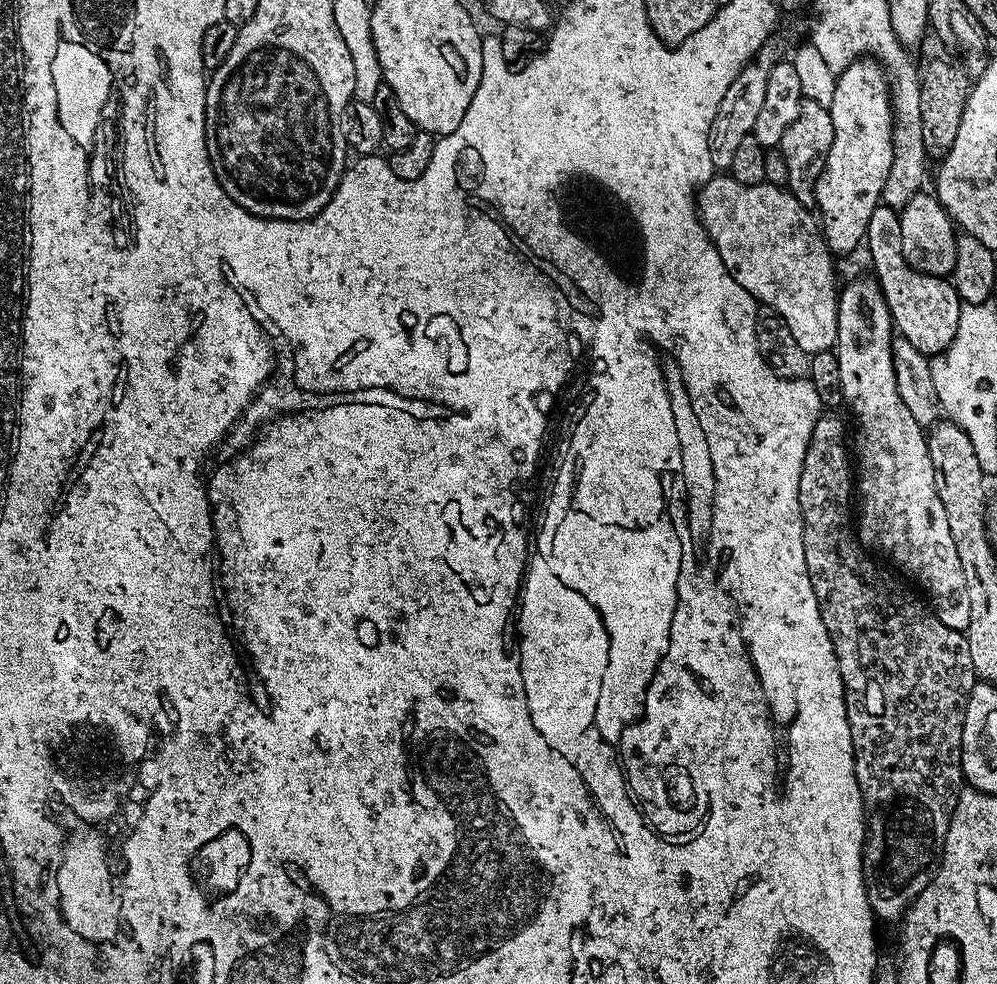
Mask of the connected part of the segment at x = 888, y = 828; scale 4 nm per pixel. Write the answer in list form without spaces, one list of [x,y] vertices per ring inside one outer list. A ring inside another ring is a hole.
[[[821,415],[820,420],[814,426],[814,434],[810,434],[810,442],[806,446],[806,458],[802,466],[802,478],[798,482],[798,502],[802,510],[802,522],[804,523],[806,570],[810,578],[810,586],[814,586],[814,598],[818,598],[818,610],[822,614],[822,622],[826,622],[826,630],[830,634],[834,654],[838,658],[838,670],[842,674],[842,686],[844,687],[846,714],[850,722],[854,774],[867,811],[870,813],[866,820],[867,832],[864,838],[864,885],[868,887],[868,901],[872,907],[873,917],[877,921],[899,921],[908,911],[908,907],[917,903],[918,894],[922,894],[926,885],[936,877],[936,870],[940,867],[940,856],[944,852],[944,839],[948,833],[952,811],[956,808],[957,789],[965,783],[964,772],[960,768],[962,730],[964,729],[964,715],[966,714],[968,699],[974,690],[974,686],[978,683],[978,677],[974,670],[973,659],[970,658],[965,633],[950,630],[950,626],[942,626],[942,622],[933,613],[931,607],[895,571],[889,570],[887,567],[884,567],[885,569],[879,568],[871,560],[873,557],[860,543],[857,529],[853,527],[853,492],[854,464],[850,459],[850,444],[844,441],[844,424],[836,416]]]

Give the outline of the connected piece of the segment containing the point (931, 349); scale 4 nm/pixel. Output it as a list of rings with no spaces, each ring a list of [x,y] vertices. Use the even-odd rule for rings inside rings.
[[[882,202],[876,207],[874,214],[870,214],[867,248],[872,268],[876,271],[874,279],[884,291],[895,331],[903,340],[910,342],[914,350],[926,357],[931,358],[948,349],[950,342],[954,342],[954,334],[958,334],[962,305],[960,295],[956,293],[951,279],[917,272],[906,262],[902,254],[902,222],[897,209],[889,208]]]

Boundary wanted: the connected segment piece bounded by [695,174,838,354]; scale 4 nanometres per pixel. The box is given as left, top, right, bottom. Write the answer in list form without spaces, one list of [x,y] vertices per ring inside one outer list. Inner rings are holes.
[[[716,174],[700,187],[699,193],[695,199],[696,210],[700,217],[700,222],[704,226],[704,235],[711,240],[712,246],[718,250],[726,270],[735,278],[744,291],[756,299],[761,305],[771,306],[780,313],[780,317],[790,326],[790,334],[794,334],[794,339],[798,341],[798,346],[806,350],[809,354],[813,352],[830,352],[835,349],[836,335],[838,334],[838,283],[836,284],[836,268],[832,265],[834,254],[828,249],[828,243],[824,241],[824,233],[817,217],[798,198],[794,198],[787,188],[775,188],[772,184],[743,184],[735,180],[731,174]]]

